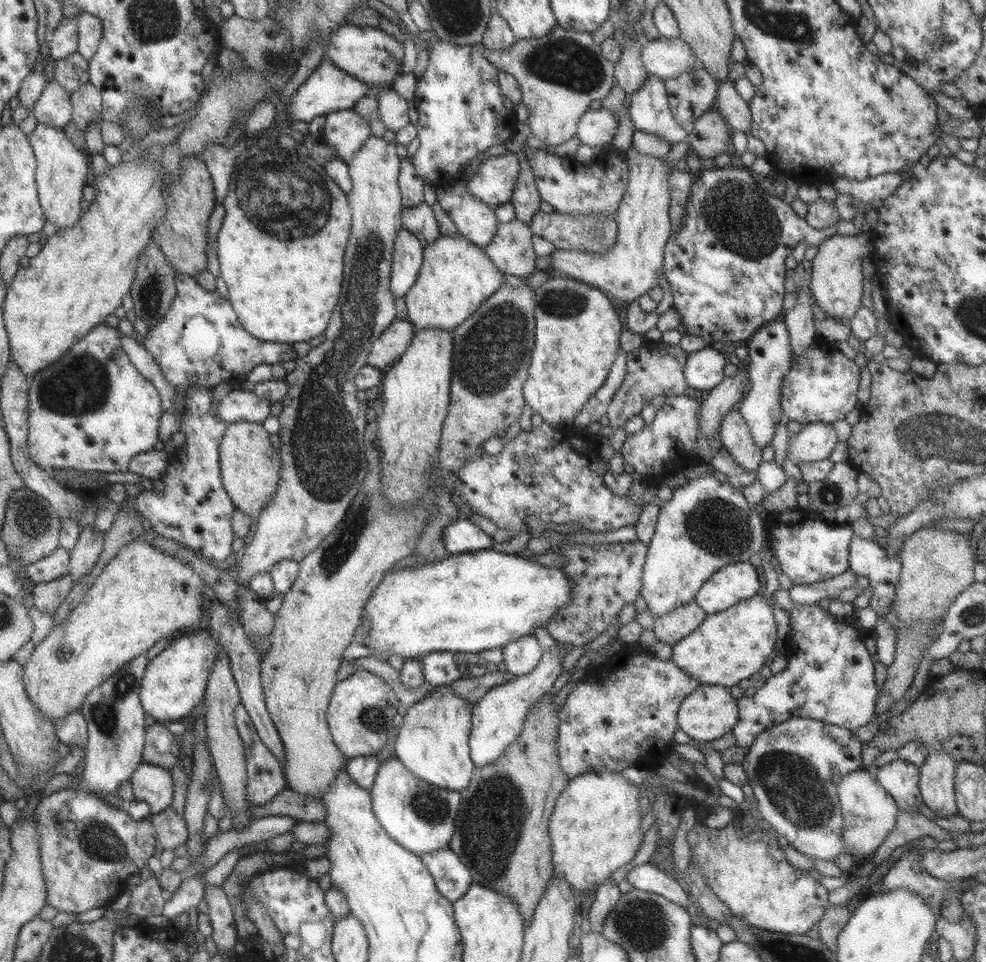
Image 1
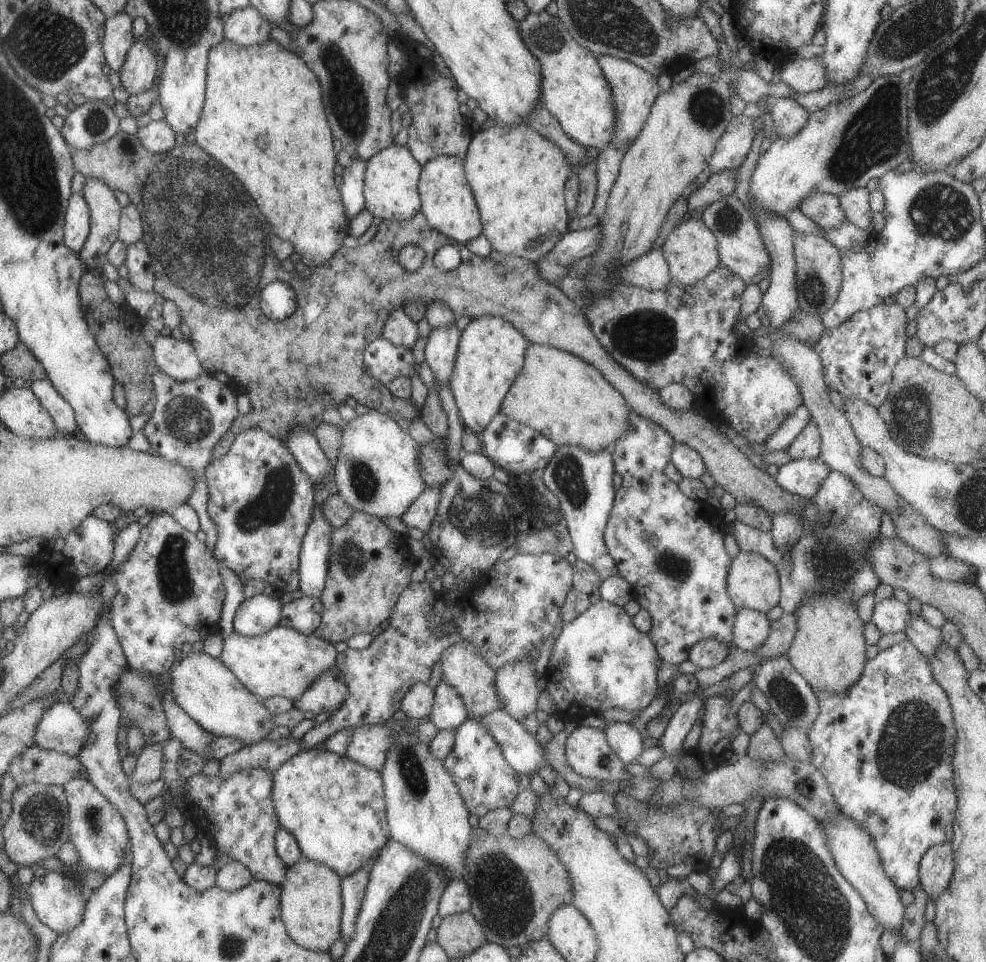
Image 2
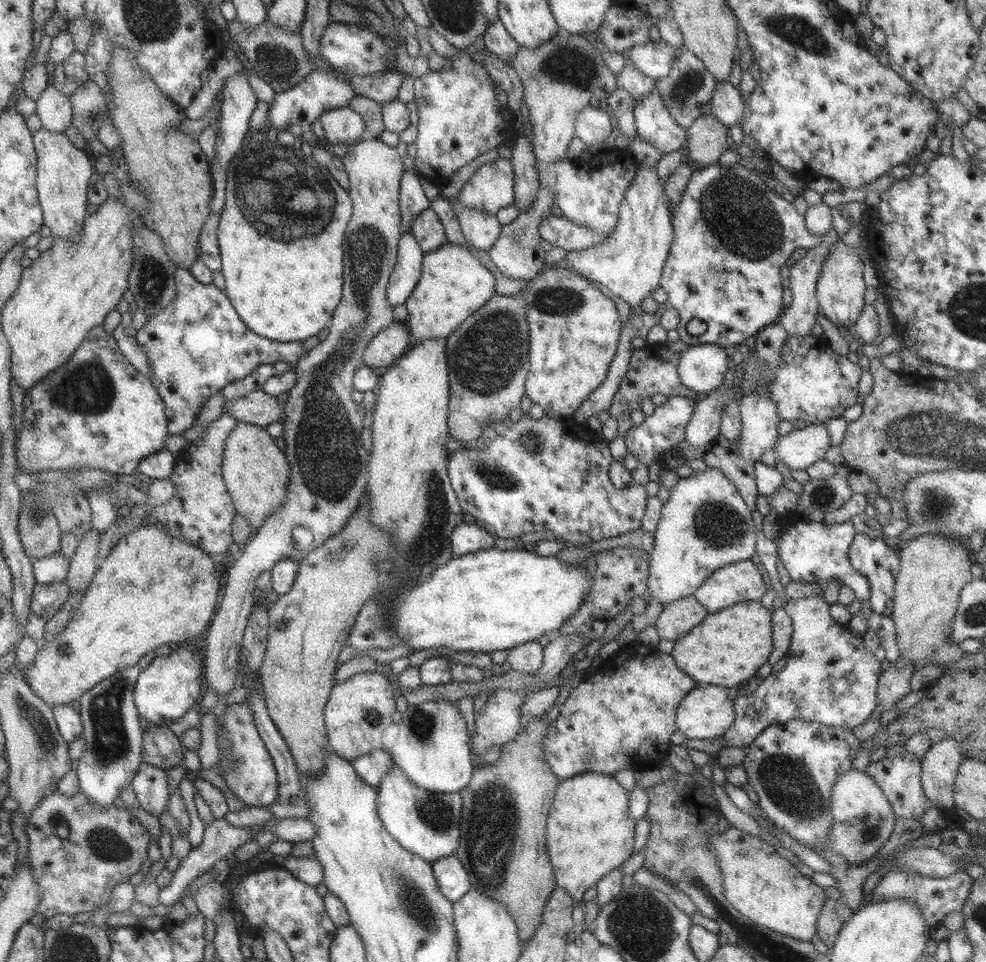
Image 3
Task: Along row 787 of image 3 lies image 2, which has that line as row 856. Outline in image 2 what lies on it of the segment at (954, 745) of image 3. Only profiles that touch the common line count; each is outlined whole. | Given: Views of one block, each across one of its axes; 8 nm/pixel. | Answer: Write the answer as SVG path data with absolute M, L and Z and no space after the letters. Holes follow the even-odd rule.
M948 842L934 844L921 857L918 868L919 888L933 902L951 882L954 869L952 846Z

